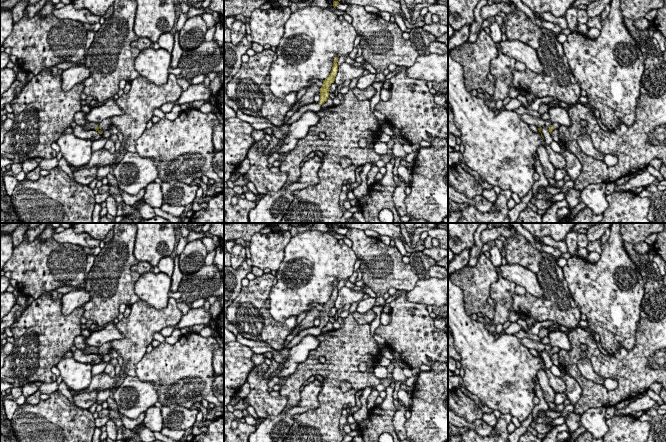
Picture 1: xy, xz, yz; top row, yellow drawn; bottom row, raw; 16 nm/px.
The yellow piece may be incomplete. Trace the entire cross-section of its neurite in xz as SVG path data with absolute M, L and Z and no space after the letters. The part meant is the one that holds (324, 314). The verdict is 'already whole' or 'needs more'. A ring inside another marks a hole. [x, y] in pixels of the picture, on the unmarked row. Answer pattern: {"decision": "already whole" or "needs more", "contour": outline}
{"decision": "needs more", "contour": "M338 281L334 282L334 288L331 294L330 299L323 304L323 309L320 312L320 325L318 327L314 326L311 328L307 328L303 331L301 331L298 335L296 335L292 341L286 346L288 349L291 349L292 347L294 347L295 345L297 345L298 343L301 342L301 340L307 336L307 335L312 335L312 336L318 336L322 333L322 329L327 325L327 323L329 322L329 311L331 310L332 307L334 307L335 305L335 301L337 299L337 295L338 295Z"}

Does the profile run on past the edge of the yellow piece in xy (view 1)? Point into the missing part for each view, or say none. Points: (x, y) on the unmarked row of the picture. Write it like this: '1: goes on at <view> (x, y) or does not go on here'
1: goes on at xy (89, 349)

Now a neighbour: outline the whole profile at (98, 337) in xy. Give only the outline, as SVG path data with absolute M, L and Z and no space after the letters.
M111 322L103 328L91 331L90 336L85 339L85 343L88 346L99 348L104 343L122 338L124 338L124 335L117 329L116 324Z

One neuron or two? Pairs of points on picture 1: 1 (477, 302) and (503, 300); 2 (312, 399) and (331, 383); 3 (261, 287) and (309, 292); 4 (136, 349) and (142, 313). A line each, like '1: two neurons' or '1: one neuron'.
1: two neurons
2: two neurons
3: two neurons
4: one neuron

